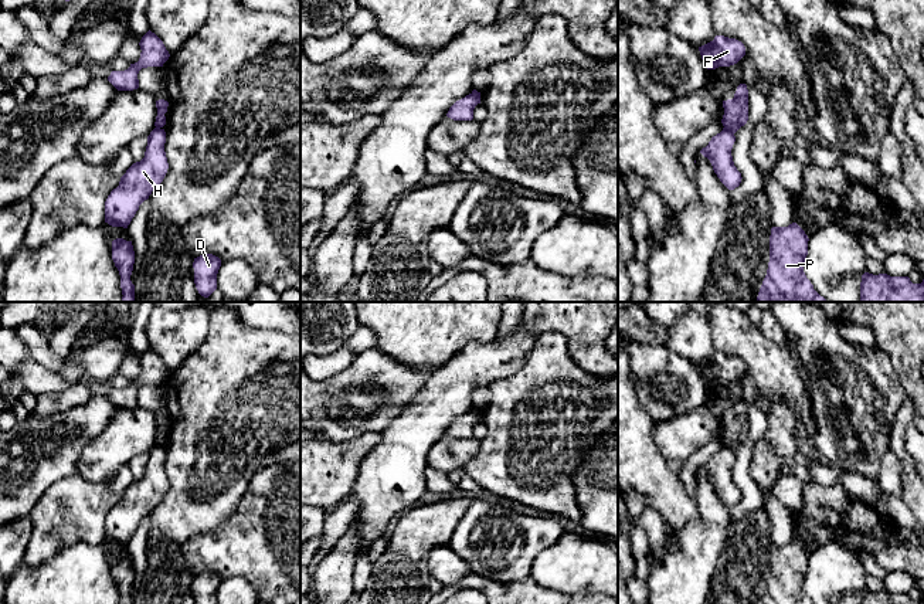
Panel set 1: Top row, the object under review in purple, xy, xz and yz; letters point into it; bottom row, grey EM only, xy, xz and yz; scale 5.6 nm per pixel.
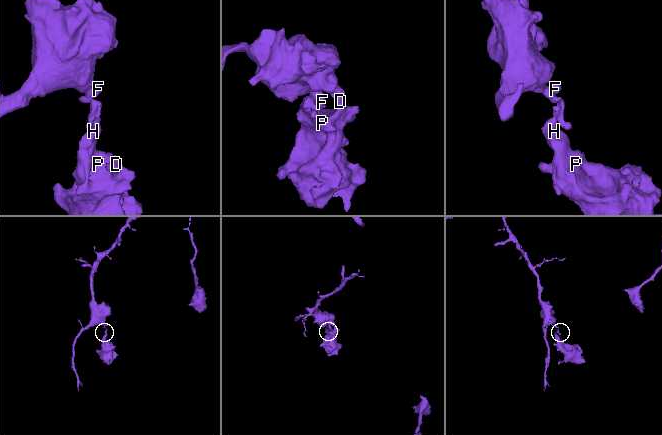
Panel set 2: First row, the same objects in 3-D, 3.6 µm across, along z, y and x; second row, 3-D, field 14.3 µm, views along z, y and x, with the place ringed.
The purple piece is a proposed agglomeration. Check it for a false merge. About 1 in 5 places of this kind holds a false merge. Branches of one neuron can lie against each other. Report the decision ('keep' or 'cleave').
cleave

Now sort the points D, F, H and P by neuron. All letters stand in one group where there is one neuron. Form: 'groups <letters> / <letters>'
groups D H P / F

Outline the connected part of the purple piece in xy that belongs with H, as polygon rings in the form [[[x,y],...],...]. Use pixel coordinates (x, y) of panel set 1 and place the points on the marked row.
[[[154,128],[147,136],[147,146],[145,157],[133,163],[126,173],[120,177],[119,186],[111,191],[105,201],[105,223],[112,227],[128,228],[135,217],[139,206],[149,198],[152,191],[163,181],[169,163],[164,152],[166,132],[164,129]]]

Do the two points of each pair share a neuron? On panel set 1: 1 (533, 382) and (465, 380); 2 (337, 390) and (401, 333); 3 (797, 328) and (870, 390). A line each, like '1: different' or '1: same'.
1: different
2: different
3: same

